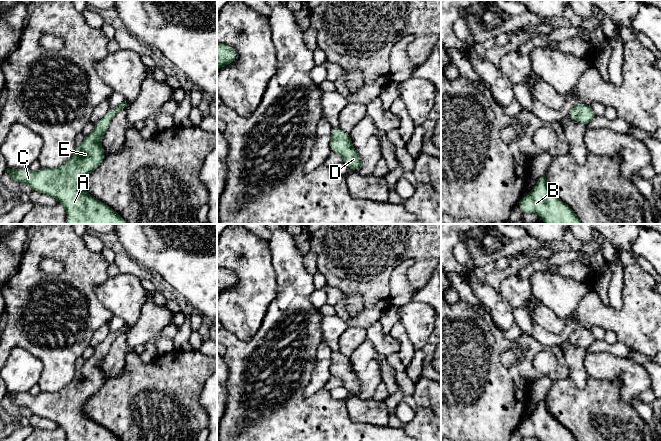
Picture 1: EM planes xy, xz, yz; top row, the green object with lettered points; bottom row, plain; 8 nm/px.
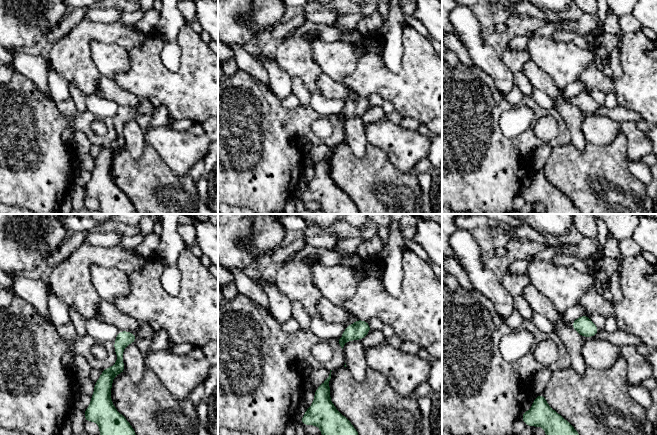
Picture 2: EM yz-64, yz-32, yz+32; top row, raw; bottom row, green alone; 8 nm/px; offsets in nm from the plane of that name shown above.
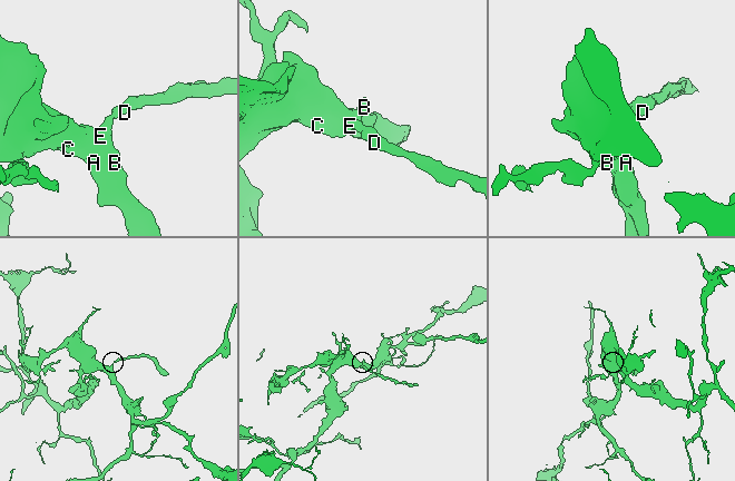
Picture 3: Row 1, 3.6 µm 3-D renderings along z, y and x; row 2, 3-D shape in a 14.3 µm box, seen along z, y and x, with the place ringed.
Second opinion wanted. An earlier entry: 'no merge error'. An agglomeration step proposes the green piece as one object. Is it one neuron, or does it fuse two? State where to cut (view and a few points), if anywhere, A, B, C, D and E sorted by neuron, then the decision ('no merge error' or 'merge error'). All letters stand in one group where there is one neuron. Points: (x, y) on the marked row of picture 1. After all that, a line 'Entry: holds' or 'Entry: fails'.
cut none; groups A B C D E; no merge error
Entry: holds

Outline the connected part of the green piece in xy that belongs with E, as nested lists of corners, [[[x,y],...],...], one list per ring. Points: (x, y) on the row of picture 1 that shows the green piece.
[[[124,100],[116,109],[109,110],[104,118],[94,124],[94,130],[80,145],[76,145],[72,157],[55,168],[41,168],[33,172],[29,168],[6,169],[14,180],[28,184],[33,191],[56,198],[66,209],[68,224],[127,224],[111,207],[94,198],[83,188],[83,183],[106,158],[102,137],[111,119],[127,106]]]

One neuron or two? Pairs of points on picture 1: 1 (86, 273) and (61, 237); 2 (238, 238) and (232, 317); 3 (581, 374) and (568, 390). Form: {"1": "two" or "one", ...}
{"1": "one", "2": "one", "3": "two"}

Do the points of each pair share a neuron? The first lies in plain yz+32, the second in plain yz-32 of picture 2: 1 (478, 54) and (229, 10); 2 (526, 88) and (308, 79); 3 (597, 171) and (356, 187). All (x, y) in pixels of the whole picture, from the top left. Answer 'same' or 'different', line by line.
1: different
2: different
3: same

